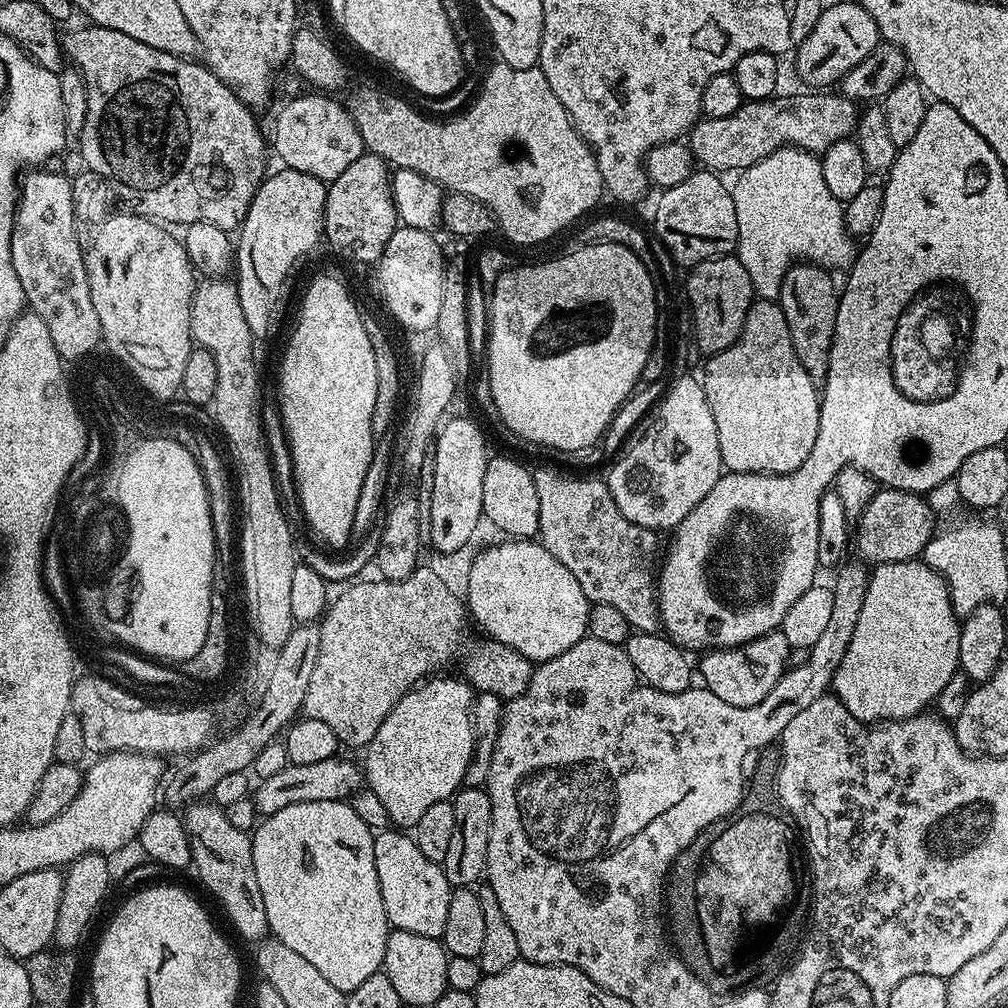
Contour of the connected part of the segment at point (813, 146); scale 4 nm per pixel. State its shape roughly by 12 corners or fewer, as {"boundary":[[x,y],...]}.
{"boundary":[[839,94],[749,100],[697,120],[693,161],[725,174],[780,148],[823,154],[855,133]]}

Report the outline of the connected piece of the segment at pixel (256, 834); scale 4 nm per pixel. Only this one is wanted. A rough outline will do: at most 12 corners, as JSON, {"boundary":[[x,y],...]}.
{"boundary":[[298,802],[251,833],[269,933],[344,993],[384,966],[374,834]]}

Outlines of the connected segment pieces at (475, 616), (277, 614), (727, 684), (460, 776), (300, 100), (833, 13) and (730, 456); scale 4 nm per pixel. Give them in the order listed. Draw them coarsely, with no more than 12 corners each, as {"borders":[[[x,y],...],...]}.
{"borders":[[[532,538],[477,551],[466,608],[543,662],[588,635],[578,578]],[[204,278],[188,332],[218,366],[210,411],[240,475],[254,636],[290,638],[298,563],[260,425],[260,372],[235,283]],[[782,630],[698,660],[703,687],[758,706],[789,671]],[[459,675],[411,688],[363,753],[367,791],[415,829],[476,747]],[[328,94],[292,100],[270,140],[280,164],[331,182],[365,155]],[[855,3],[821,11],[797,47],[801,81],[839,85],[881,43]],[[775,300],[702,375],[721,465],[810,458],[818,385]]]}

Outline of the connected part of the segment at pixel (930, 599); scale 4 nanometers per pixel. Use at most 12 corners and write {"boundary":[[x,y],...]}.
{"boundary":[[923,559],[875,565],[831,691],[869,726],[919,716],[960,667]]}

